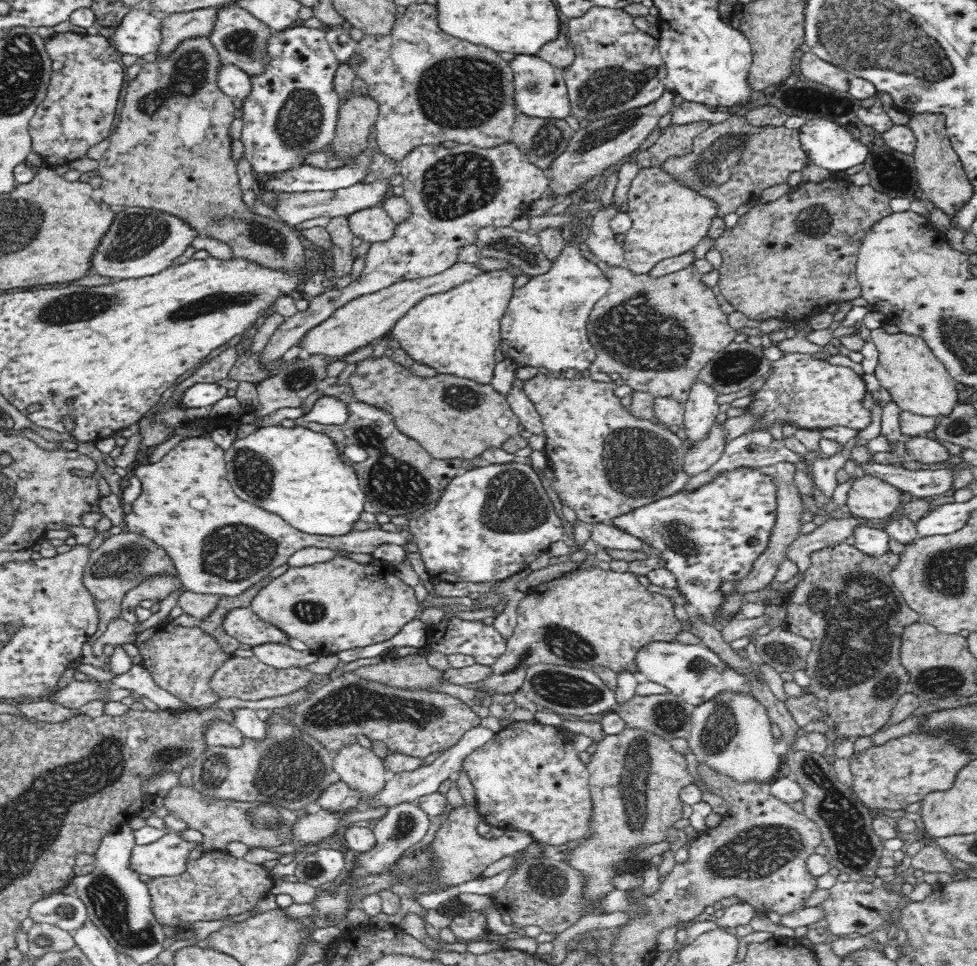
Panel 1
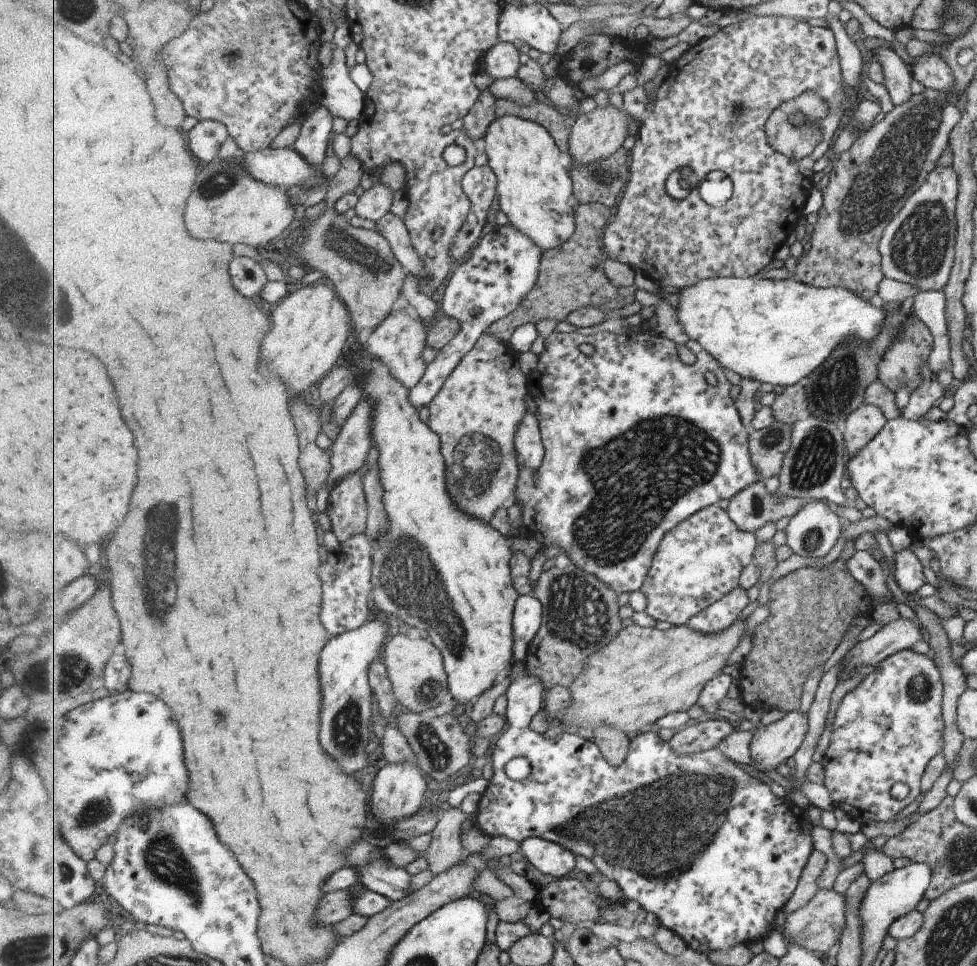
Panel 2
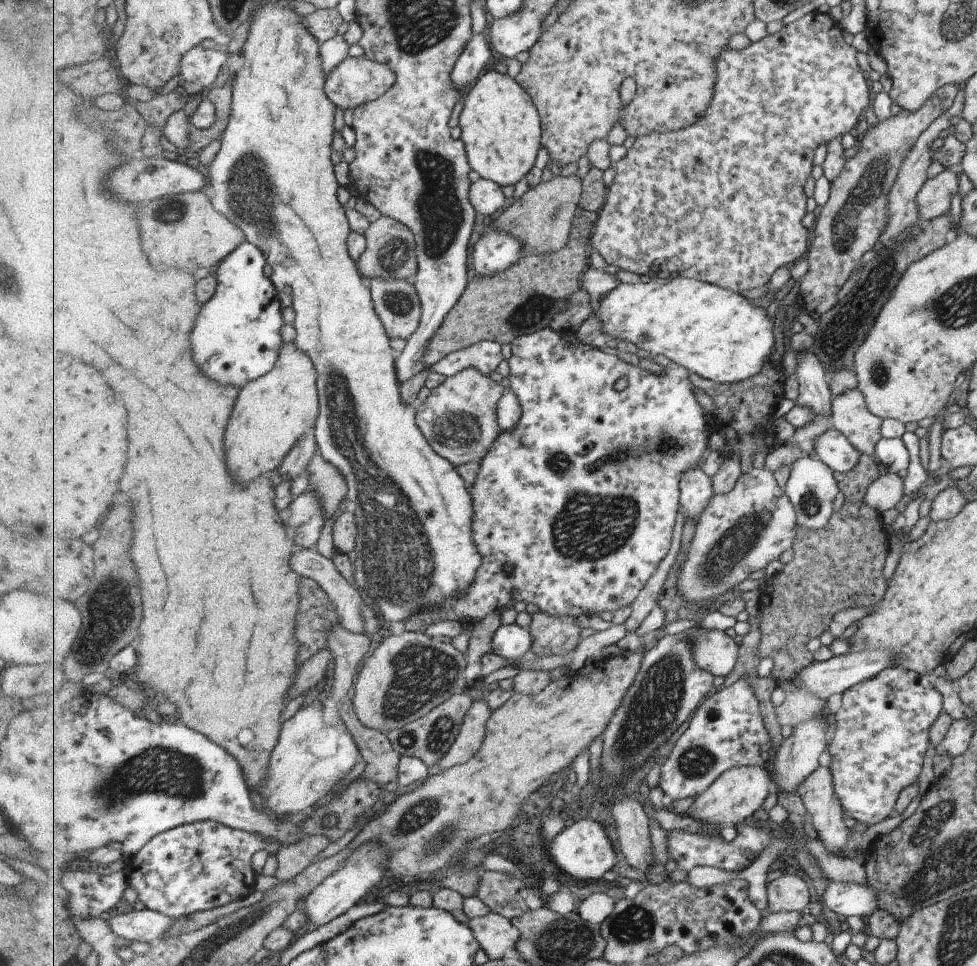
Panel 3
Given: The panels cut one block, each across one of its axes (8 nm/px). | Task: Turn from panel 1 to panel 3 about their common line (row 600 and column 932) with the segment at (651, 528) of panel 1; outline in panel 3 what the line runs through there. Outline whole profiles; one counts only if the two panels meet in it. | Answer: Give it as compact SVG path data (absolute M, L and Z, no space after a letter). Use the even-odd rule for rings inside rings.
M889 666L882 668L874 677L863 680L863 682L850 686L844 693L841 694L841 705L834 714L833 728L829 730L829 737L826 750L830 754L829 768L832 774L832 780L834 783L834 792L841 802L843 812L855 821L861 822L871 826L871 824L877 824L881 822L886 816L892 816L894 810L894 804L899 792L905 786L909 786L913 781L916 781L917 775L921 770L921 764L923 764L923 756L925 756L925 750L930 743L928 739L928 730L933 721L937 718L937 715L942 711L940 694L934 689L931 678L927 678L925 675L917 674L916 672L904 669L903 667Z

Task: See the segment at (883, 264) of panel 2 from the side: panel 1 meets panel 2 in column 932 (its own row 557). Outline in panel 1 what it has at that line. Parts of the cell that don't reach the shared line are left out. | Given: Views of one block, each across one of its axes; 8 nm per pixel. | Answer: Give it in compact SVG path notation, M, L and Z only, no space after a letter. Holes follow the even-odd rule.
M186 437L180 441L163 458L154 464L140 465L133 476L141 482L142 491L132 504L130 513L123 516L123 526L126 531L136 533L154 541L156 545L164 548L164 554L168 555L174 563L176 576L180 586L170 592L160 601L160 609L139 626L135 626L135 632L140 633L148 628L157 626L159 622L170 615L178 596L184 591L204 593L209 595L238 596L246 588L259 582L268 576L274 568L286 566L288 558L297 550L315 546L316 548L331 548L343 552L362 552L372 554L380 544L391 542L392 544L406 545L411 542L410 531L386 532L382 529L367 529L364 531L350 531L340 536L313 535L302 532L290 526L281 516L268 512L259 506L242 500L232 488L227 479L226 461L224 452L220 446L208 437Z

